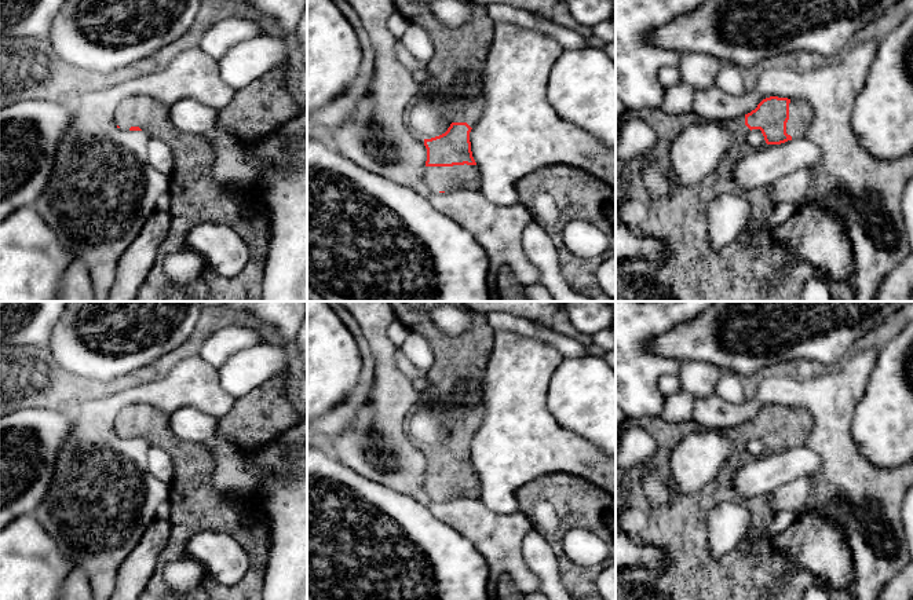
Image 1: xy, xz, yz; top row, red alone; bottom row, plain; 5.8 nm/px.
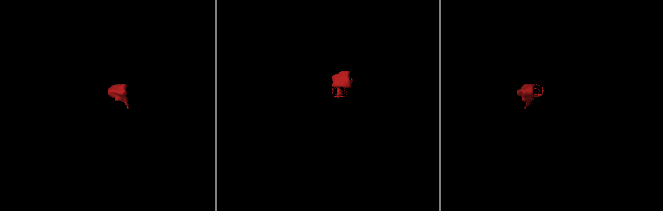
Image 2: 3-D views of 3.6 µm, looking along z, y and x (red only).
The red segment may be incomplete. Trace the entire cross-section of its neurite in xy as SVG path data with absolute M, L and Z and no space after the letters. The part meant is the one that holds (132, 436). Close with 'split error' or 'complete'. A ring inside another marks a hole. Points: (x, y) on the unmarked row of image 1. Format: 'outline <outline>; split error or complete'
outline M146 403L129 405L117 414L114 431L123 439L147 440L151 447L164 450L174 462L174 478L168 484L168 500L171 504L168 517L171 522L169 538L160 553L156 571L139 596L139 600L171 600L162 579L162 570L169 561L185 557L187 541L201 531L218 531L231 535L249 559L249 568L237 583L222 585L216 582L204 585L209 600L262 600L269 559L270 528L269 517L260 509L259 504L255 500L238 501L237 498L219 494L211 483L211 475L215 468L212 453L201 444L178 439L169 427L169 414L165 411Z; split error

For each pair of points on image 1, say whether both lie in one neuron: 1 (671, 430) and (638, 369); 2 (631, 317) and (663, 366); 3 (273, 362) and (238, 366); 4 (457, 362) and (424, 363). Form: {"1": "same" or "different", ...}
{"1": "different", "2": "same", "3": "same", "4": "different"}

